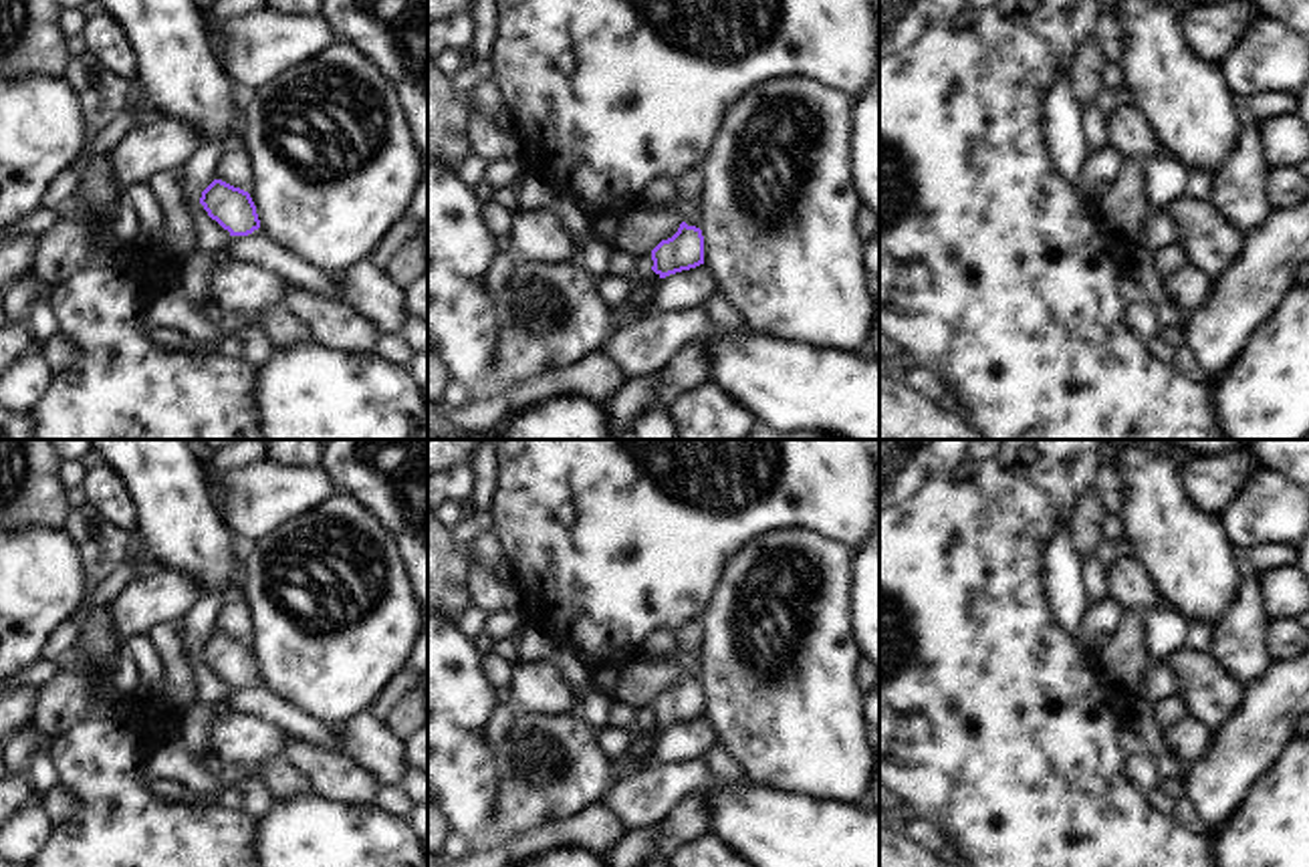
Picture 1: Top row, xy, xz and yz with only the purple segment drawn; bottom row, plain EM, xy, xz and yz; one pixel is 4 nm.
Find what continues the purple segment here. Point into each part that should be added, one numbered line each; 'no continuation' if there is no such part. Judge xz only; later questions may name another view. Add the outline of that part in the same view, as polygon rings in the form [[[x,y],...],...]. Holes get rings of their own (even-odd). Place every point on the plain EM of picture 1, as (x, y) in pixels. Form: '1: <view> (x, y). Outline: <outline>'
1: xz (640, 749). Outline: [[[656,724],[643,734],[633,732],[627,748],[621,752],[629,758],[633,772],[639,772],[649,766],[649,758],[658,746],[660,734],[662,730]]]

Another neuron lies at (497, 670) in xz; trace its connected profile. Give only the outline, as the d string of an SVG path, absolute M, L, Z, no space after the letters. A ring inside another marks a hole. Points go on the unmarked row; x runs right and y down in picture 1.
M482 651L480 667L492 688L510 688L510 669L514 661Z

